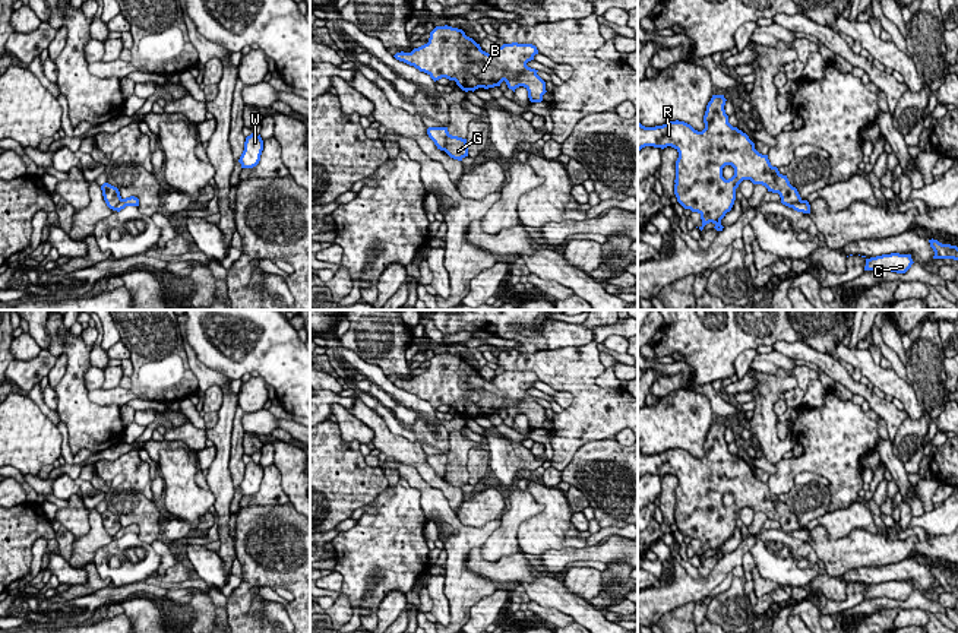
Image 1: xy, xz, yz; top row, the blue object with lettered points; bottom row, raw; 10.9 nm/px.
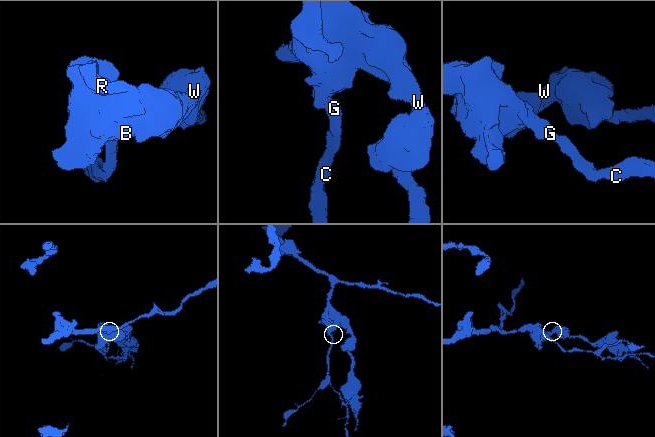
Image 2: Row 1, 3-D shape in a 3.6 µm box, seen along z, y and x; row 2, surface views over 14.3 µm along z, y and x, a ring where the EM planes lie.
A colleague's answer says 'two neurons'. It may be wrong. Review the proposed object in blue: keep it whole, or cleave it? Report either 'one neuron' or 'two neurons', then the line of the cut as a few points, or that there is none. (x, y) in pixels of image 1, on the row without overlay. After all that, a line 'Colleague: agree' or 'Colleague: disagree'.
two neurons | xz (449, 462), (443, 477)
Colleague: agree

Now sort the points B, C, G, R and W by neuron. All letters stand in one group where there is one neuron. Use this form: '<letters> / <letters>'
B R W / C G

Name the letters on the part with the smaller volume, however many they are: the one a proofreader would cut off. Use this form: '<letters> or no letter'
C, G

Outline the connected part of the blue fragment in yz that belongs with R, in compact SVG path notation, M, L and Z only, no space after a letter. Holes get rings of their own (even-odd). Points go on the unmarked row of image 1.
M712 422L702 459L679 447L655 455L638 449L638 480L645 474L671 474L679 480L674 522L684 537L701 542L701 558L709 550L723 558L721 547L731 538L736 516L743 507L778 520L781 531L788 535L804 529L787 503L771 493L768 482L759 481L749 463L728 450L725 428L724 422ZM725 493L734 496L728 507L723 504Z

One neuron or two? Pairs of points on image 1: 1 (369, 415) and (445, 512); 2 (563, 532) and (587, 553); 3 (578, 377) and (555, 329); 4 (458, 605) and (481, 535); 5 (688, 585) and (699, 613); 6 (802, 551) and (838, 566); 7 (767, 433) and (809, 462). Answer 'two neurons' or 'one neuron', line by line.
1: two neurons
2: two neurons
3: two neurons
4: one neuron
5: two neurons
6: two neurons
7: two neurons

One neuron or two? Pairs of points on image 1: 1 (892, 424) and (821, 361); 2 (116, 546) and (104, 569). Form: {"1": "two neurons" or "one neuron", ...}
{"1": "one neuron", "2": "one neuron"}

